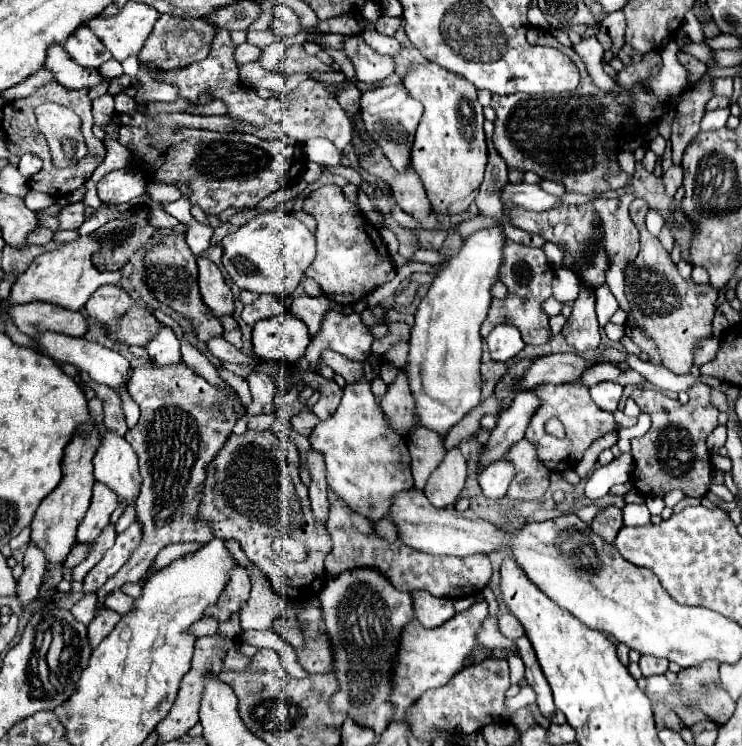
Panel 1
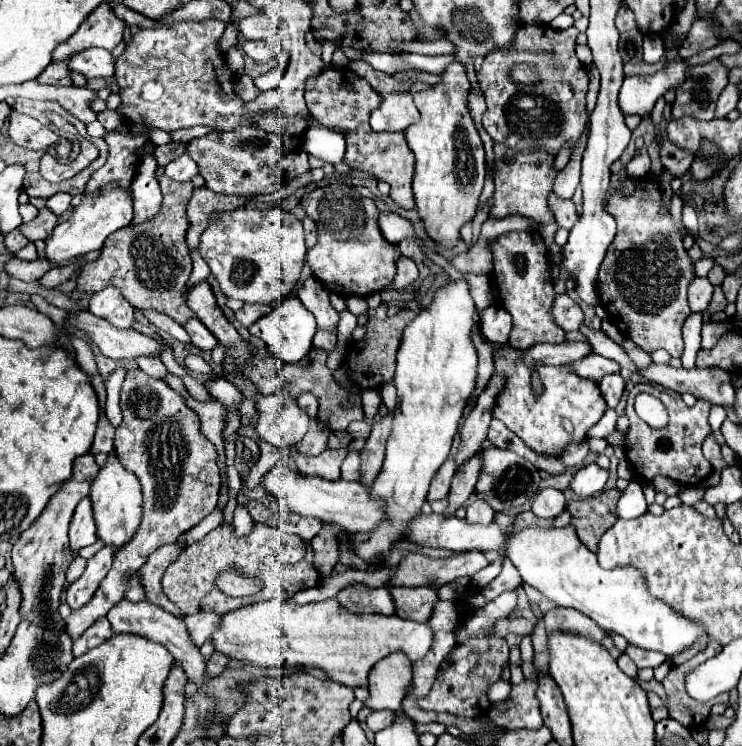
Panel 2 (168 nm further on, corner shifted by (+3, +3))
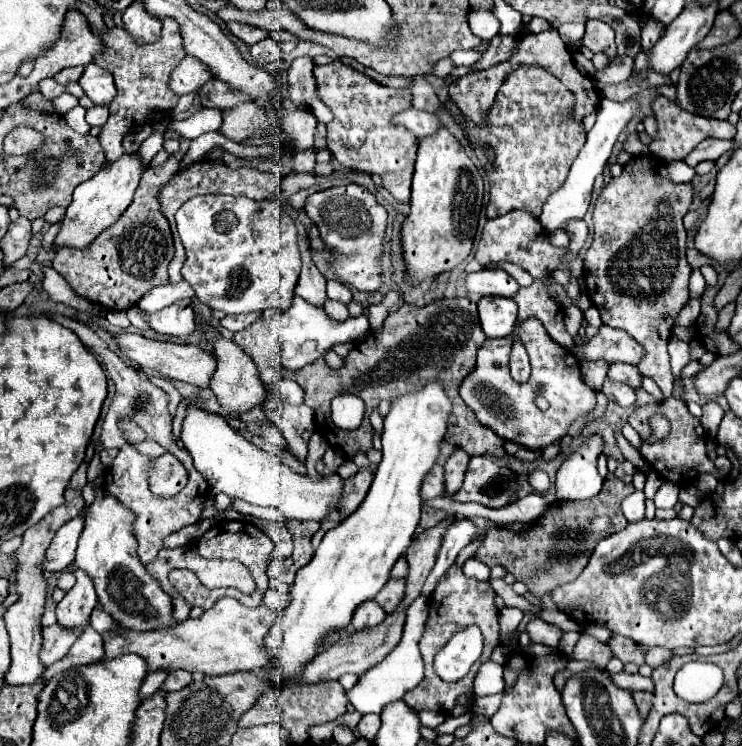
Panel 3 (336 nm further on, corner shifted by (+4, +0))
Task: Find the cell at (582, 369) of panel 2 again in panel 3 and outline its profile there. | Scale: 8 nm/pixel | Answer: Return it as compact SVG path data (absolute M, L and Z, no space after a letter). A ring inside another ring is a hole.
M617 362L617 364L611 364L609 372L607 372L609 378L613 380L619 380L631 388L641 388L641 372L637 370L637 366L631 366L631 364L623 364L623 362Z

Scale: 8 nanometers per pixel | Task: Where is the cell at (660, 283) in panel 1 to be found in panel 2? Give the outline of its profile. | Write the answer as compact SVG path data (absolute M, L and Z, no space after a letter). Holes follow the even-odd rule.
M648 177L638 181L634 195L620 197L618 193L614 193L608 199L606 211L616 219L618 233L600 265L598 293L600 293L600 305L604 305L604 309L610 315L610 321L614 321L614 325L620 329L622 335L632 339L646 353L652 353L656 349L666 349L672 357L680 357L684 349L682 325L692 313L686 297L688 297L688 285L694 279L694 265L686 249L682 247L682 237L676 233L672 221L660 215L660 207L662 207L662 199L658 185Z

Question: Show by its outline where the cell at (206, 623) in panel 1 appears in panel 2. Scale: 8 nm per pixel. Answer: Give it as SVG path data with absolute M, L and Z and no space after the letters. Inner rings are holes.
M118 601L118 605L114 605L114 609L110 609L110 613L106 615L108 621L112 623L112 631L114 633L134 633L134 635L142 635L142 637L148 637L152 641L158 641L158 643L164 643L168 647L168 651L174 655L174 659L182 665L186 677L196 683L196 687L200 691L206 689L210 677L206 675L206 665L208 665L208 659L202 657L200 653L200 647L194 645L190 633L188 633L188 627L184 623L182 617L176 617L164 609L158 609L158 605L152 605L148 601L138 601L138 603L132 603L132 601Z

